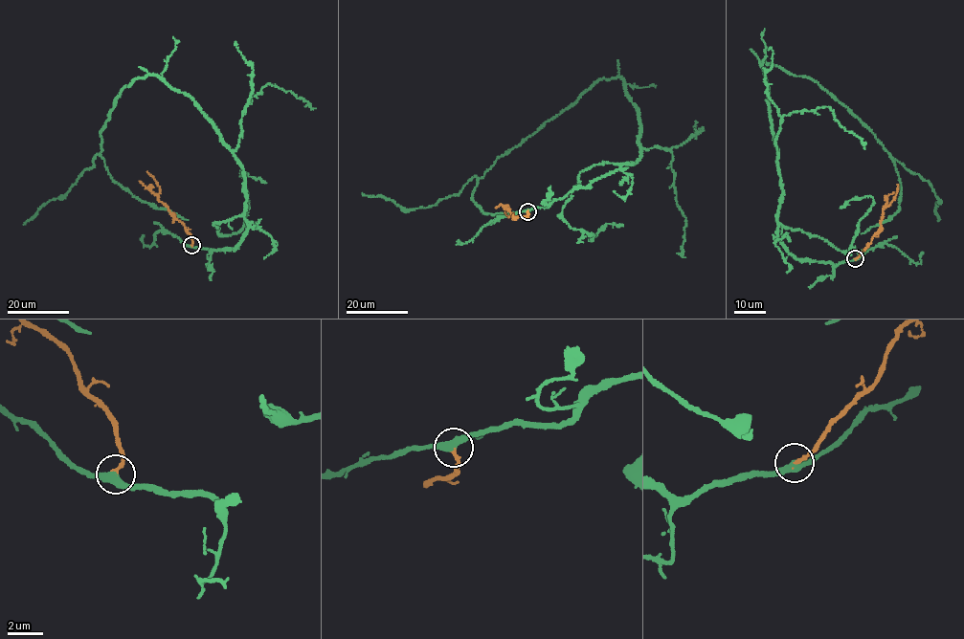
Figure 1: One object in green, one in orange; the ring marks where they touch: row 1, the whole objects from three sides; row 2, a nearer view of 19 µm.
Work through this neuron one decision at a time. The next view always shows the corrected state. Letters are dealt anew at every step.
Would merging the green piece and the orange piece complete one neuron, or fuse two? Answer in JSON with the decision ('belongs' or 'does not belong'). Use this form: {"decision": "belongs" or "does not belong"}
{"decision": "belongs"}

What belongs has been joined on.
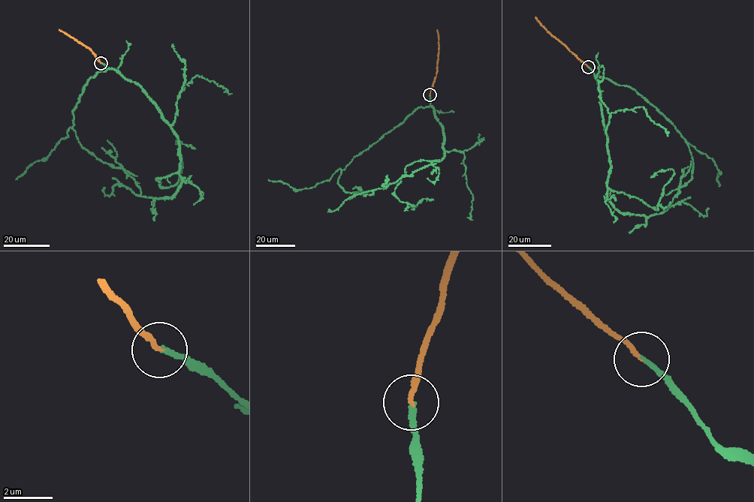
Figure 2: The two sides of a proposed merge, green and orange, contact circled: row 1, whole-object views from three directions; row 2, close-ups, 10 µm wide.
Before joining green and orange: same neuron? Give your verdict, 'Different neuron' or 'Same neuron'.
Same neuron

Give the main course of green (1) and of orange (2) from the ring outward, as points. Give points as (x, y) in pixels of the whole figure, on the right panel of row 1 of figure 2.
1: (588, 66), (601, 97), (610, 164), (609, 202), (622, 213), (647, 217), (681, 202), (704, 216), (708, 208)
2: (588, 66), (547, 31), (535, 17)

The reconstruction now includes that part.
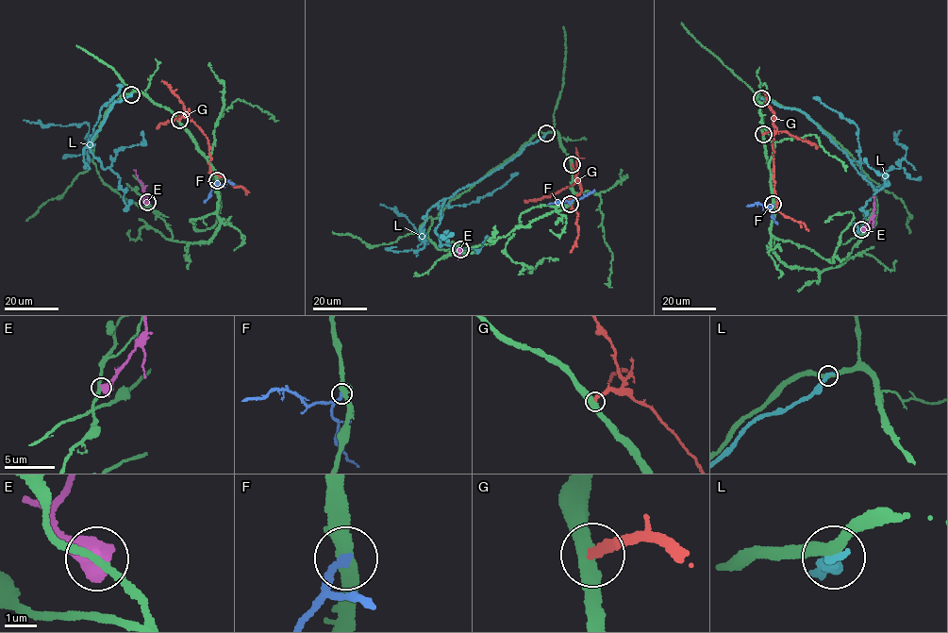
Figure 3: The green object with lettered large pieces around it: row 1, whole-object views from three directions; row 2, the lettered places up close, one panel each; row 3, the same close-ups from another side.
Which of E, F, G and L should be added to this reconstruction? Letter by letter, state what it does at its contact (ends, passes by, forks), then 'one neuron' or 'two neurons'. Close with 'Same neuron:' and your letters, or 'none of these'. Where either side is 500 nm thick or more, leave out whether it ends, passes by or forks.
E: two neurons
F: it ends there; two neurons
G: it ends there; two neurons
L: it ends there; two neurons
Same neuron: none of these

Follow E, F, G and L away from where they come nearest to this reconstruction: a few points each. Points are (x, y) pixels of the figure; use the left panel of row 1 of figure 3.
E: (147, 202), (143, 199), (142, 185), (133, 170)
F: (217, 180), (216, 184), (223, 185), (226, 180), (233, 184)
G: (179, 120), (184, 116), (192, 121), (206, 135), (211, 158), (209, 171), (236, 187), (242, 187), (246, 194)
L: (131, 94), (115, 101), (83, 149), (89, 168), (89, 124), (24, 120)

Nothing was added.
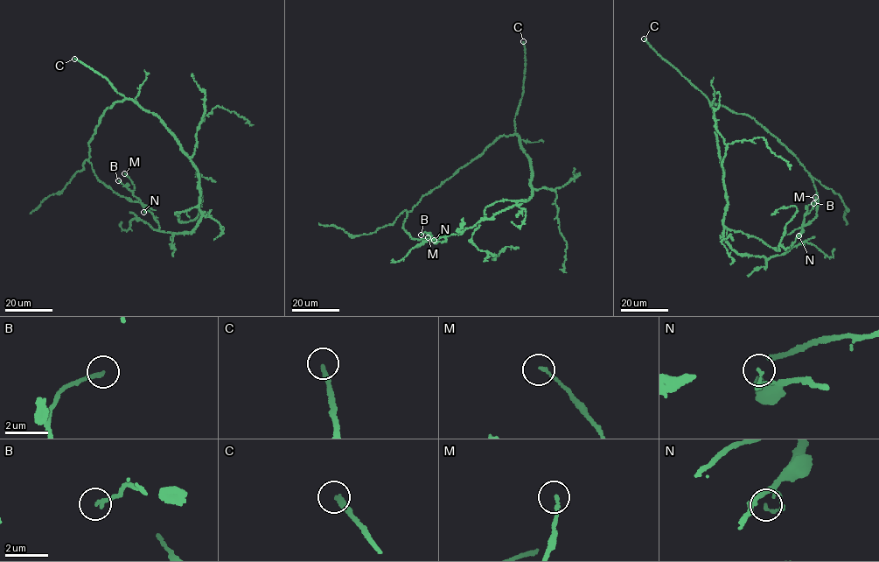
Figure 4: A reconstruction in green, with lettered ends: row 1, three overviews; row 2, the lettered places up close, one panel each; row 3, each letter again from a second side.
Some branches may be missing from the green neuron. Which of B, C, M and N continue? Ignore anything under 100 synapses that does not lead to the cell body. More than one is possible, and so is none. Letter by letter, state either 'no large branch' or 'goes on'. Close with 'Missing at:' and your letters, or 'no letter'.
B: no large branch
C: goes on
M: no large branch
N: no large branch
Missing at: C

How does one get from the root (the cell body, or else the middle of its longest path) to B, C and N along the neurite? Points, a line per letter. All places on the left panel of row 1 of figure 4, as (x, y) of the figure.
B: (198, 172), (198, 207), (202, 216), (191, 233), (175, 232), (173, 235), (159, 230), (151, 213), (118, 180)
C: (198, 172), (160, 119), (118, 94), (107, 79), (74, 59)
N: (198, 172), (198, 207), (202, 216), (192, 232), (175, 232), (173, 235), (160, 231), (151, 213), (143, 212)

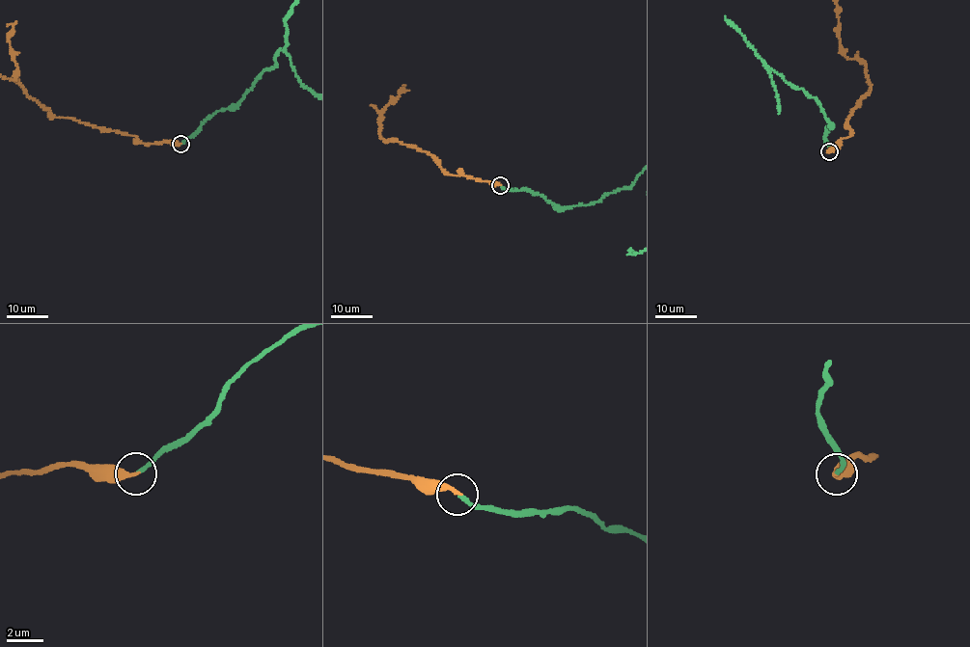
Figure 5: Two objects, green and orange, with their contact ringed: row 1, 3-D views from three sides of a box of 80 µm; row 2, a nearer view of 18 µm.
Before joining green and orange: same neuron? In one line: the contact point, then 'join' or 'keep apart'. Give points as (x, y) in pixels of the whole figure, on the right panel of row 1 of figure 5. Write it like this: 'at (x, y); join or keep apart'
at (829, 151); join

